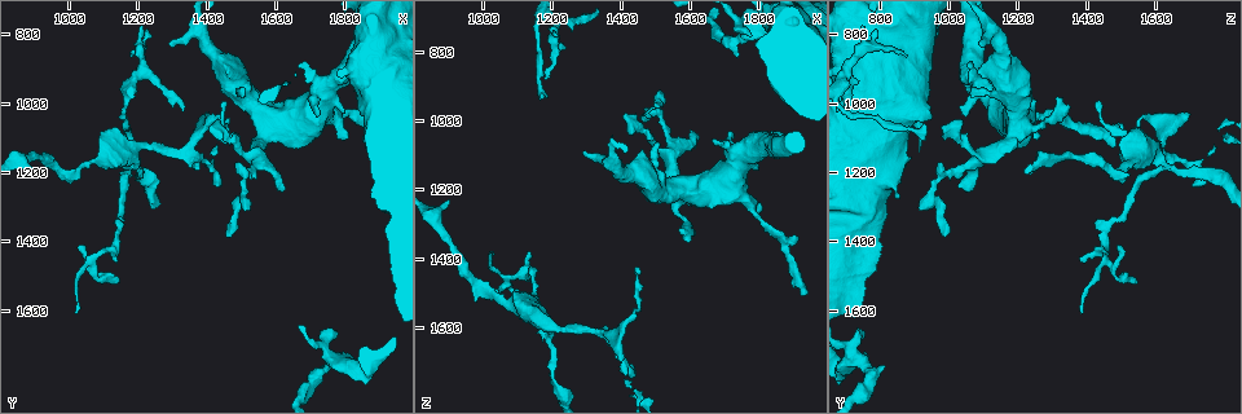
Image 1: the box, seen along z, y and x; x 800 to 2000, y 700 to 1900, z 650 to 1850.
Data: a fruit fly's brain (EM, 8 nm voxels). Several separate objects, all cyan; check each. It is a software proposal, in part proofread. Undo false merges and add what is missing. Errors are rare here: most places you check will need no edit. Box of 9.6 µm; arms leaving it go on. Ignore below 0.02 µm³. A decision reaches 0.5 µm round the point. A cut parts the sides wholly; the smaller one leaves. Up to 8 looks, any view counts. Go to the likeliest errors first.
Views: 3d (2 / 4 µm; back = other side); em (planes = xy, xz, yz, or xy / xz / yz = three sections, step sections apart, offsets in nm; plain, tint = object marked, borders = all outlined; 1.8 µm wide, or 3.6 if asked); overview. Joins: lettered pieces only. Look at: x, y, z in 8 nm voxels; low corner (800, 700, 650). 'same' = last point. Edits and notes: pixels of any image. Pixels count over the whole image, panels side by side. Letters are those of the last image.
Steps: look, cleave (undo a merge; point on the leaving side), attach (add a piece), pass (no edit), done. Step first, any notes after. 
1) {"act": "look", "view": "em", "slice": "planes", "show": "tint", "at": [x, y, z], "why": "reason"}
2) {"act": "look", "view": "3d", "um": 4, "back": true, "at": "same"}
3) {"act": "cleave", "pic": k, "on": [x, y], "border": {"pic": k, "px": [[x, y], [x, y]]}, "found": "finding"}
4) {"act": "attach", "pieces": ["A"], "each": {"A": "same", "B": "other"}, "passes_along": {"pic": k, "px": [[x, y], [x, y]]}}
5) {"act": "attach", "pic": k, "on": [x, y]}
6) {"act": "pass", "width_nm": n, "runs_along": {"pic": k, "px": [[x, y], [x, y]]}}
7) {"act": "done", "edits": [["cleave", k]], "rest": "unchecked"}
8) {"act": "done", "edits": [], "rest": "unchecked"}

{"act": "look", "view": "em", "slice": "xz", "step": 8, "show": "borders", "at": [910, 1210, 1240], "why": "tapers out"}

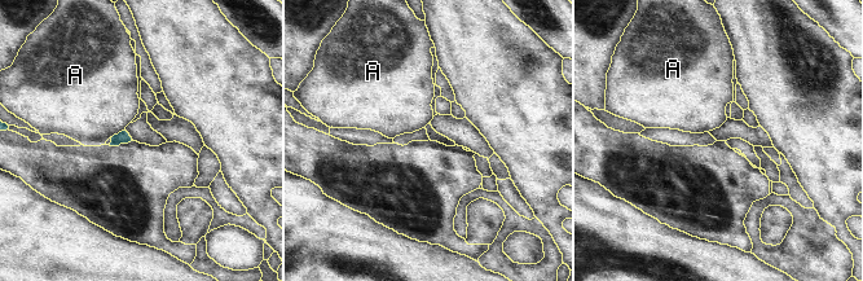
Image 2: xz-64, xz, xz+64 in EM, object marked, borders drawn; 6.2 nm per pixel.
{"act": "pass", "each": {"A": "other"}, "border": {"pic": 2, "px": [[124, 128], [111, 137]]}, "found": "no lettered piece goes on from it"}

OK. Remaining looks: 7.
{"act": "look", "view": "3d", "um": 4, "back": true, "at": [1460, 1390, 990], "why": "tapers out"}

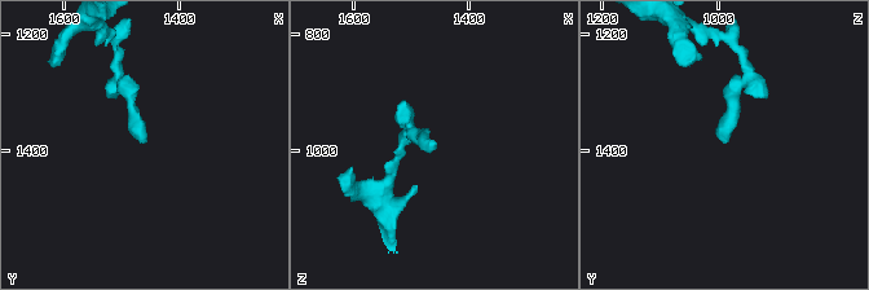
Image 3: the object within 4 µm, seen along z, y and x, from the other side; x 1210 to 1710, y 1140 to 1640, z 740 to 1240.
{"act": "look", "view": "em", "slice": "planes", "show": "borders", "at": [1460, 1385, 980], "why": "now the EM"}

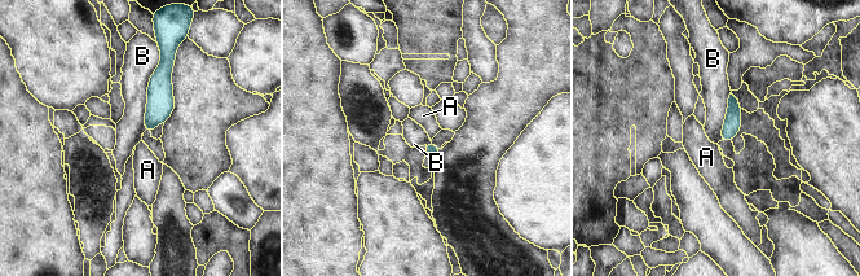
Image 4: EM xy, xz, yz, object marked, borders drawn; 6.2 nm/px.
{"act": "pass", "each": {"A": "other", "B": "other"}, "border": {"pic": 4, "px": [[161, 53], [148, 83], [142, 131]]}, "found": "no lettered piece goes on from it"}

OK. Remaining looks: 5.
{"act": "look", "view": "em", "slice": "planes", "show": "borders", "at": [1780, 1680, 760], "why": "branch stops here"}

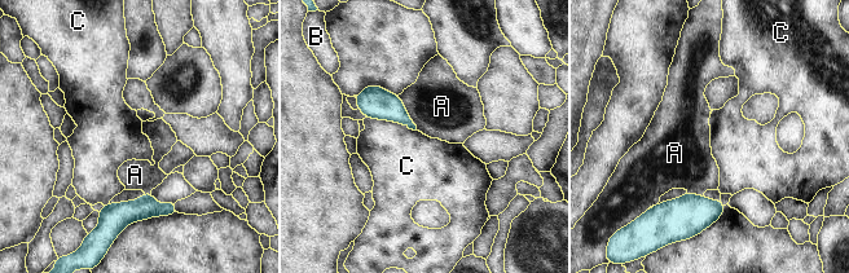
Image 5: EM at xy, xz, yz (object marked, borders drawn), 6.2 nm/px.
{"act": "pass", "each": {"A": "other", "B": "other", "C": "other"}, "border": {"pic": 5, "px": [[365, 117], [399, 122], [416, 131]]}, "found": "none of them fits"}

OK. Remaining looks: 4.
{"act": "look", "view": "em", "slice": "planes", "show": "tint", "at": [1020, 1420, 1490], "why": "thin end"}

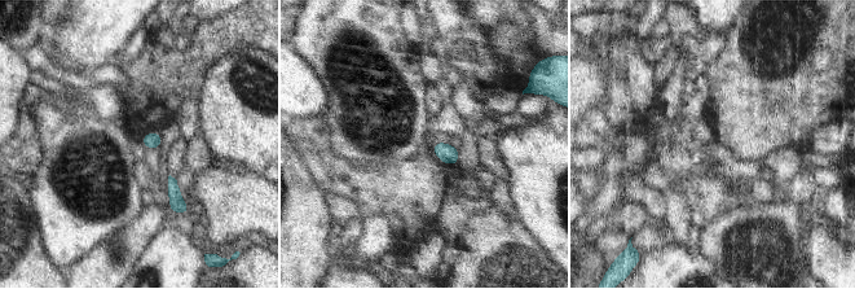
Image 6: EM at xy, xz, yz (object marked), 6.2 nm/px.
{"act": "look", "view": "em", "slice": "planes", "show": "borders", "at": "same"}

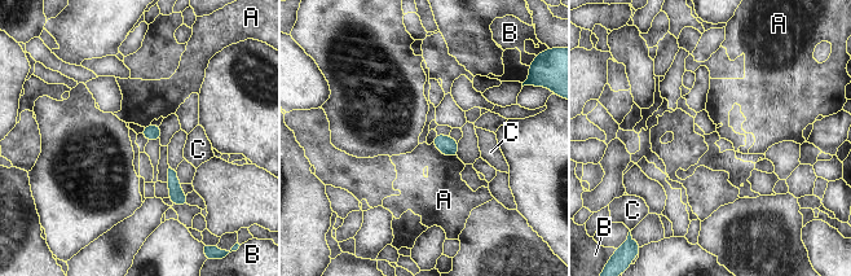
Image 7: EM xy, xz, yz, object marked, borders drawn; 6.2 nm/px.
{"act": "pass", "longest_contact_nm": ["A", 190], "each": {"A": "other", "B": "other", "C": "other"}, "border": {"pic": 7, "px": [[432, 141], [442, 154], [457, 157]]}, "found": "none of them fits"}

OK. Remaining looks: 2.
{"act": "done", "edits": [], "rest": "unchecked"}

